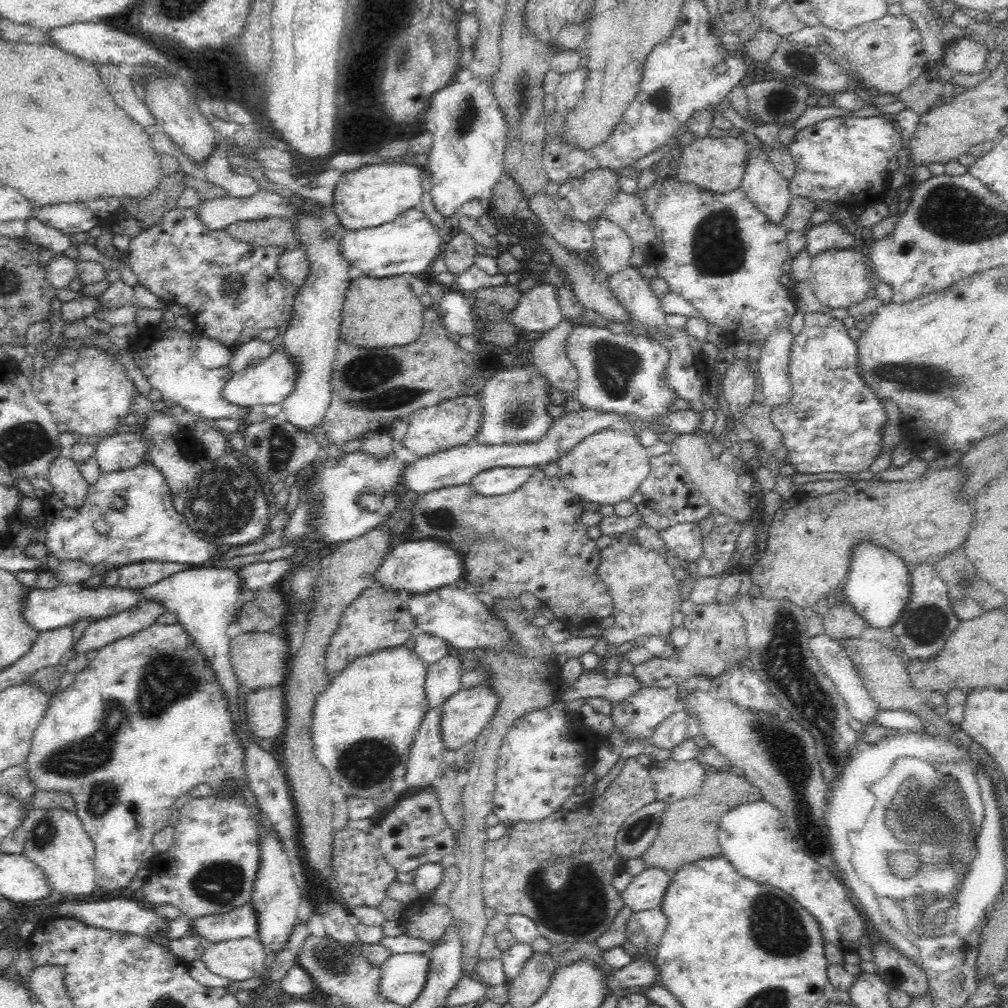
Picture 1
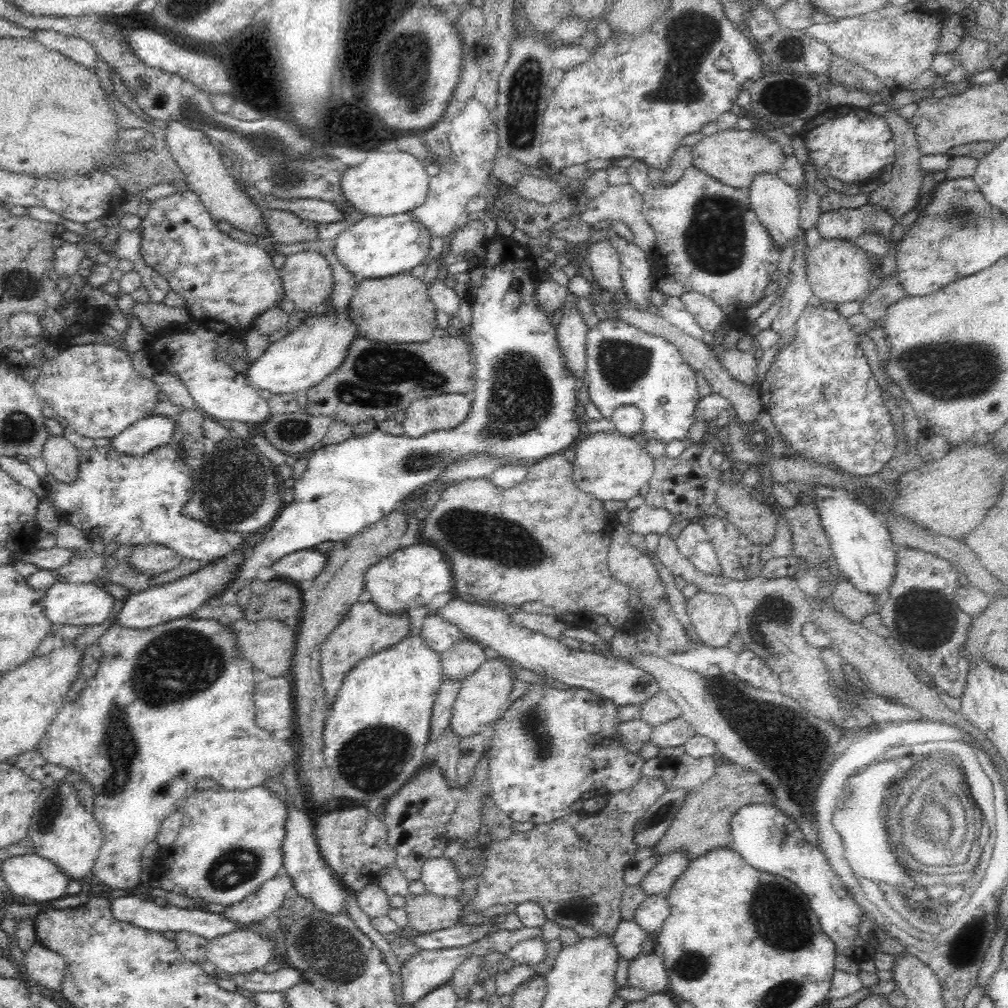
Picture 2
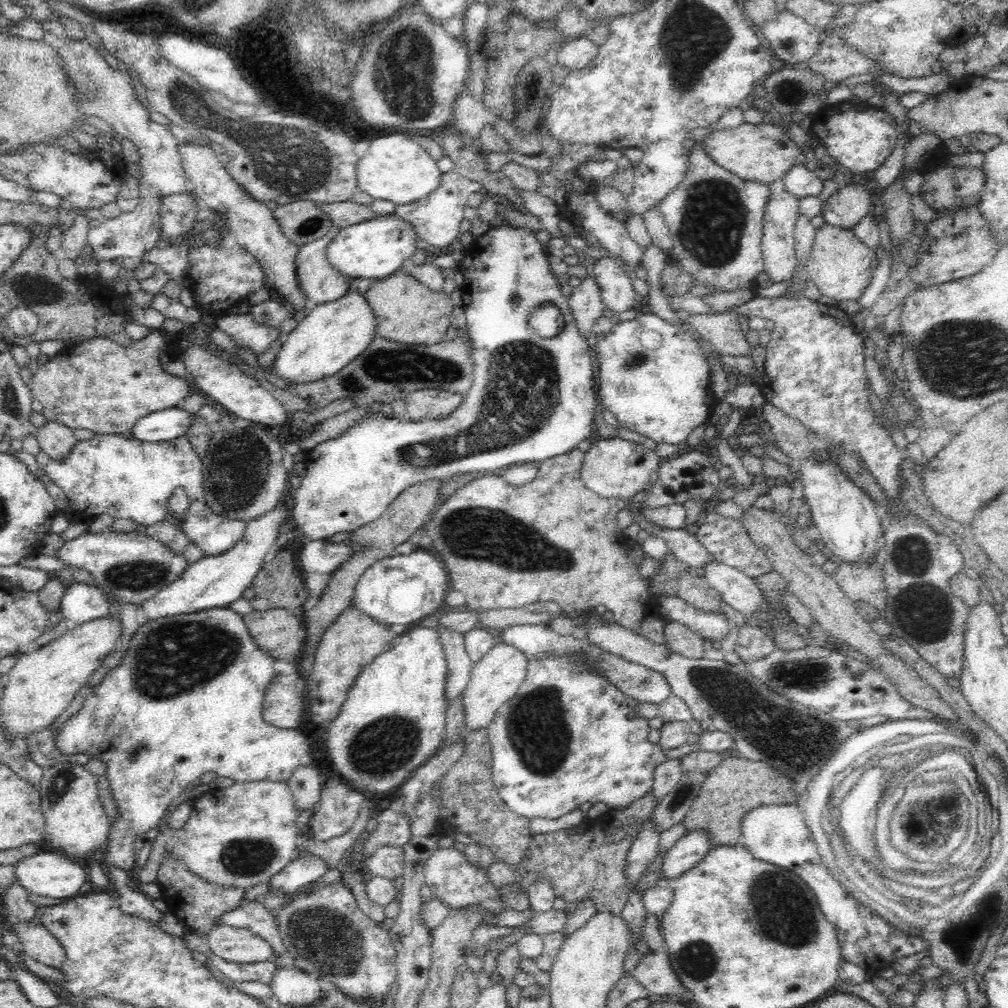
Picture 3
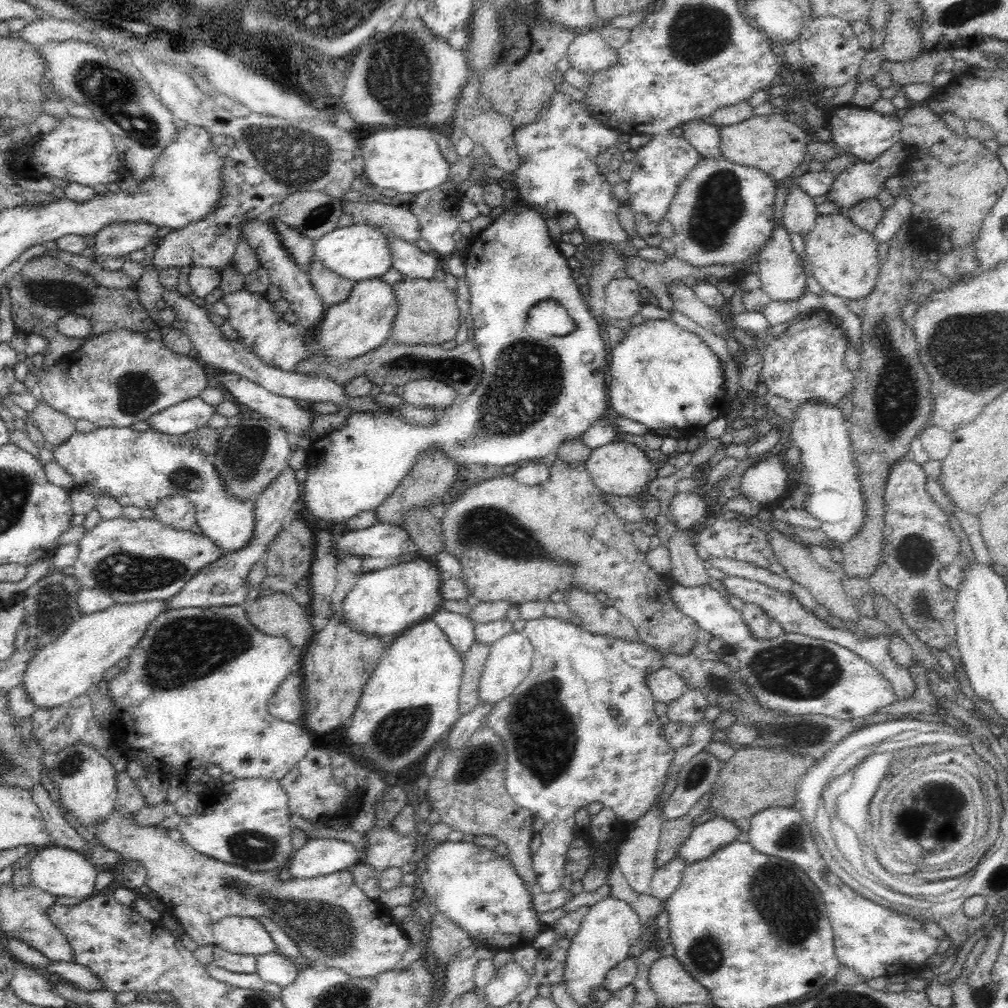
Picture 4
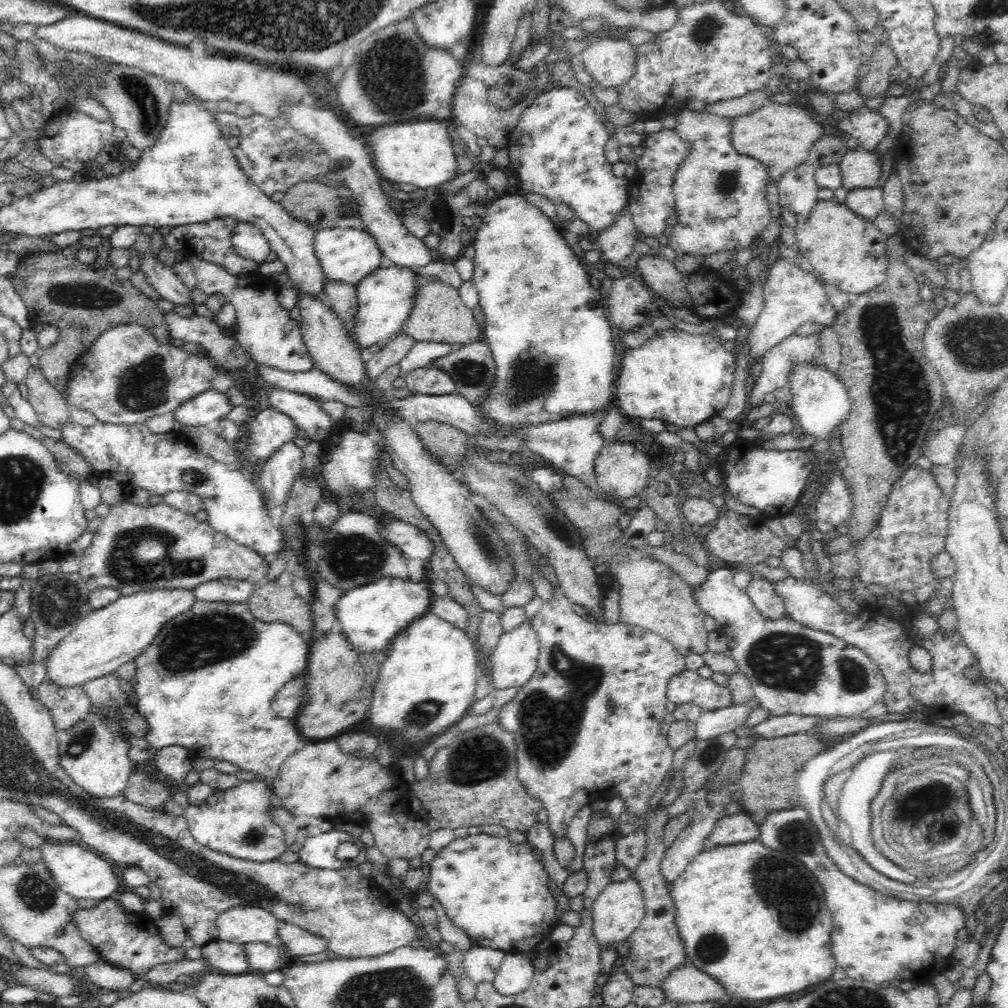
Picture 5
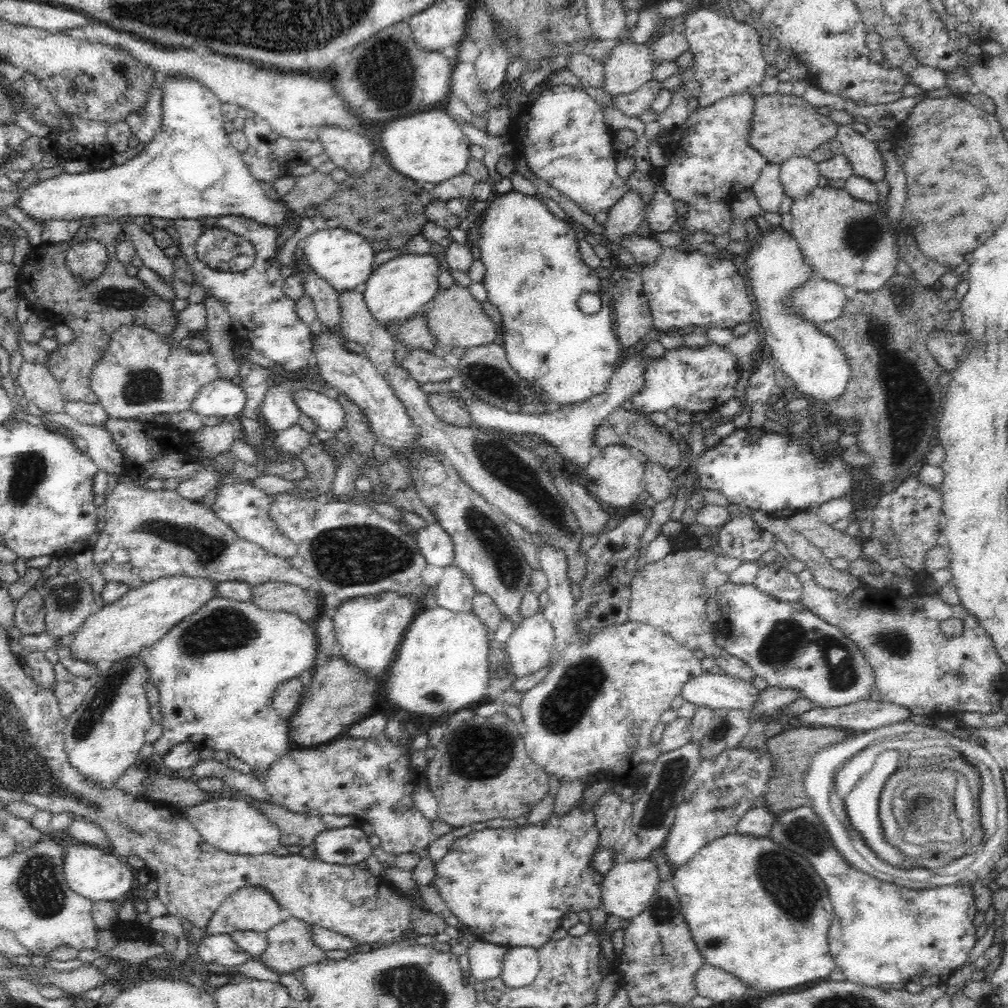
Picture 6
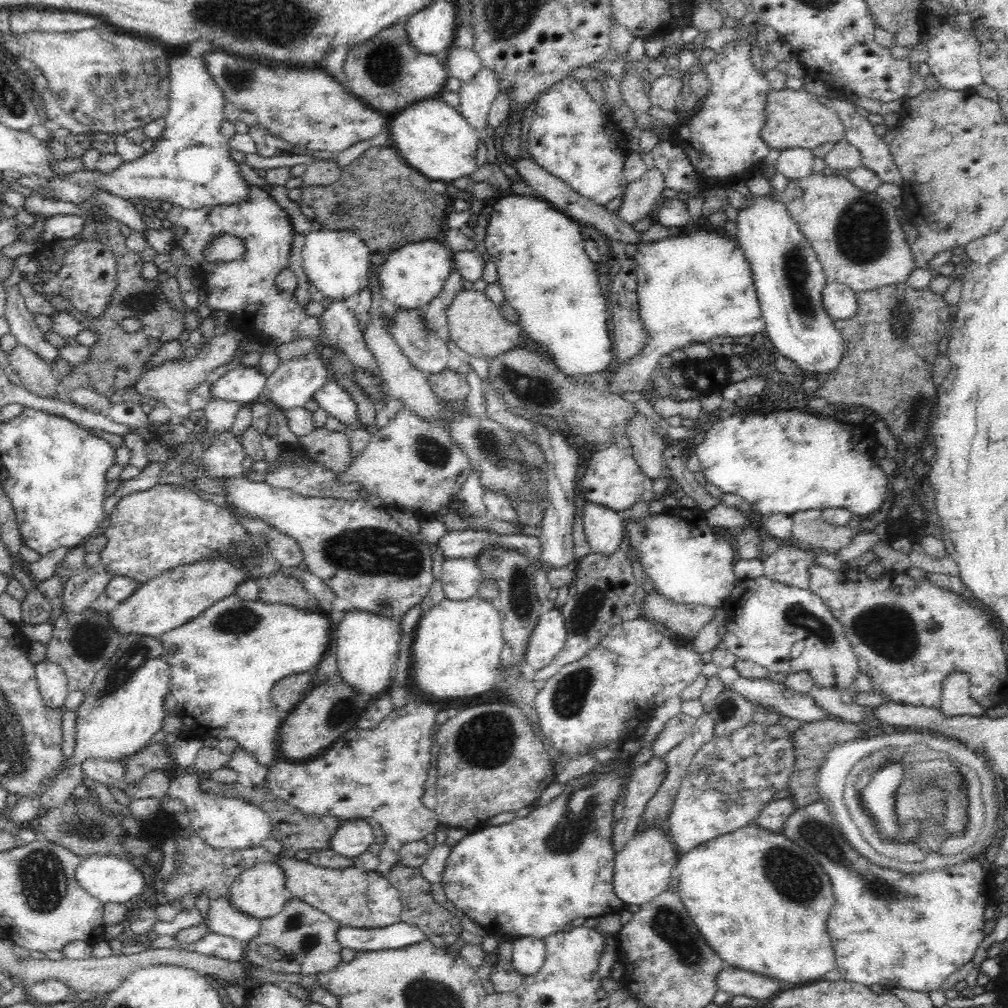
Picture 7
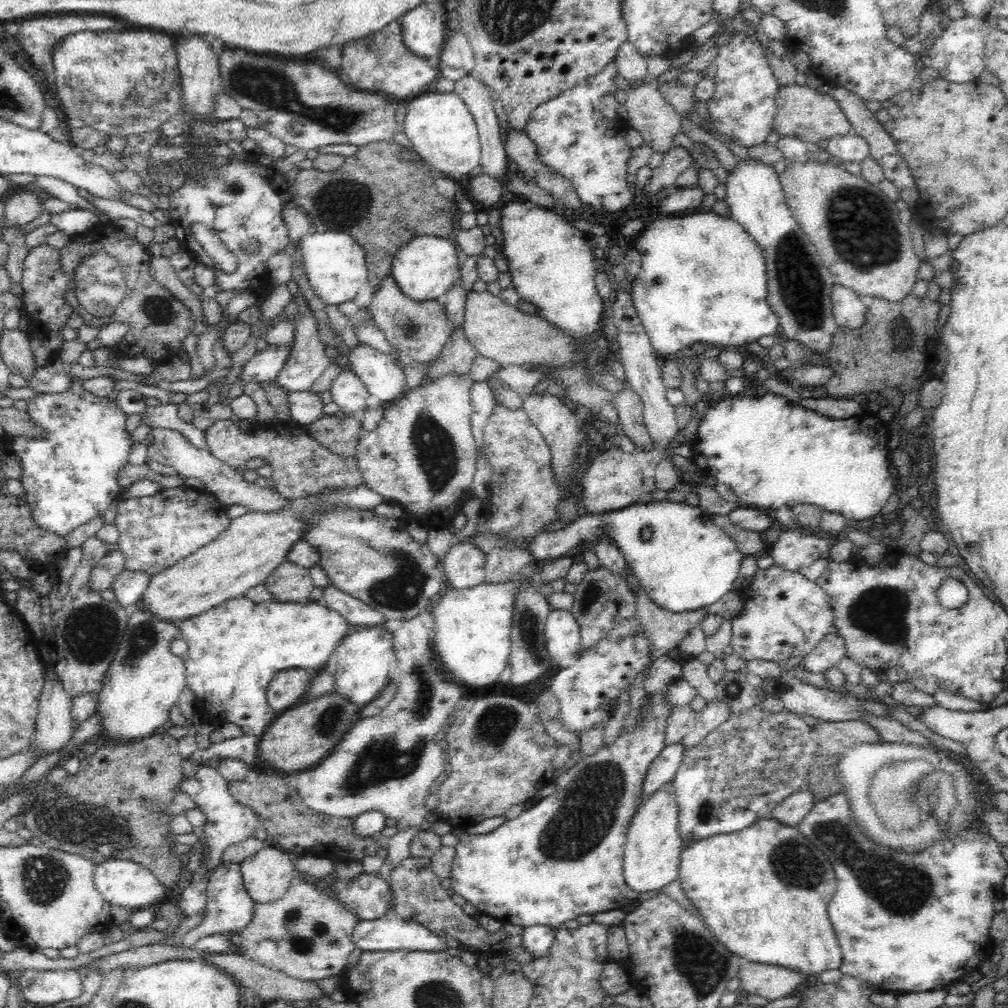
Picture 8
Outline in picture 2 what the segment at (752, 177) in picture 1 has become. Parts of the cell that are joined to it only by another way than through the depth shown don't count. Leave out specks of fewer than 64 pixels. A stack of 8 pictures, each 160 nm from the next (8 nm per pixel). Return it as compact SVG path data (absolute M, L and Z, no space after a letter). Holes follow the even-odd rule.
M777 173L757 174L749 186L750 210L762 225L770 233L770 240L776 243L776 247L785 248L788 242L794 240L799 228L799 213L801 210L800 199L798 199L797 188L784 182Z

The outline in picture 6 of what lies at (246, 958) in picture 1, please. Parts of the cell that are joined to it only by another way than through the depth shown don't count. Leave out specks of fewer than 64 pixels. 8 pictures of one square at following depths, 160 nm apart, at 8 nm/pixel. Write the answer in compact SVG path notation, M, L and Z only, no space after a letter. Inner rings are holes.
M244 886L240 890L234 891L215 910L208 926L204 928L207 935L232 934L234 930L253 930L254 932L264 932L270 927L286 922L287 912L274 900L274 897L265 891L265 888L257 886Z

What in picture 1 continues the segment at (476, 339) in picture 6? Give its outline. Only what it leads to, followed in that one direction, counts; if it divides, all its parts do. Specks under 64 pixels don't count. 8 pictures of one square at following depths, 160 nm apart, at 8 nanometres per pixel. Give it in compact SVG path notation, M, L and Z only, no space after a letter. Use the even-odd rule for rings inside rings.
M362 275L351 280L341 312L340 337L352 346L382 348L414 342L423 327L424 304L402 275L372 278Z

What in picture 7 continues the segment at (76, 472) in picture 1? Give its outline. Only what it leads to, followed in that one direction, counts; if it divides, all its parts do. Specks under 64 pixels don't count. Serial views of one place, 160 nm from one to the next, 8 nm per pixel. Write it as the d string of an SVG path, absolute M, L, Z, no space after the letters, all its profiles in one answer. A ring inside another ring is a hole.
M17 344L7 356L7 360L10 364L9 369L19 376L22 388L36 396L52 398L60 384L50 363L43 361L22 344Z

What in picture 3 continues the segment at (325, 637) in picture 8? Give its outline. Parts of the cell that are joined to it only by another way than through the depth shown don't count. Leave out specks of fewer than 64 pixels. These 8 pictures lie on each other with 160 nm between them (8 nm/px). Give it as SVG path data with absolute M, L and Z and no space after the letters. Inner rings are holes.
M229 607L158 618L158 620L150 620L146 624L139 626L129 640L126 654L124 654L120 664L108 670L102 683L91 690L82 708L74 716L71 716L63 727L59 728L55 738L56 748L64 754L84 752L84 754L88 754L89 758L99 758L106 763L105 777L108 779L109 789L112 791L113 799L116 801L119 815L115 818L115 822L111 823L109 836L103 847L104 857L101 858L100 862L104 868L112 866L114 869L125 870L132 876L134 874L134 866L136 866L136 853L134 853L134 842L136 839L158 826L161 818L166 816L170 802L179 796L179 793L186 790L188 784L199 783L200 776L205 772L216 772L217 776L230 778L236 783L286 782L298 767L306 766L309 761L312 761L312 758L310 758L310 746L308 746L306 736L302 734L300 728L280 729L263 719L262 706L266 692L271 686L270 682L278 676L278 673L274 670L275 661L275 658L272 658L269 652L257 647L245 627L244 617L236 614Z

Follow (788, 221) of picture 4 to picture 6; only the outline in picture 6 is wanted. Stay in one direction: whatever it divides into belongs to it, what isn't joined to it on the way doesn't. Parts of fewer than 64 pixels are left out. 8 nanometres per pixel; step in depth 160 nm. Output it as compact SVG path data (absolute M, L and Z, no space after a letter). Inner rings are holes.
M792 156L781 164L780 182L783 192L793 200L806 197L818 186L820 175L813 158Z

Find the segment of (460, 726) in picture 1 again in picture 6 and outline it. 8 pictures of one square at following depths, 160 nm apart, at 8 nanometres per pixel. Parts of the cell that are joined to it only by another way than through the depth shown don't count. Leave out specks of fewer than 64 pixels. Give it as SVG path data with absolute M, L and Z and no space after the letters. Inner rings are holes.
M542 611L531 615L512 631L505 647L514 677L523 678L538 672L550 662L554 650L554 629Z

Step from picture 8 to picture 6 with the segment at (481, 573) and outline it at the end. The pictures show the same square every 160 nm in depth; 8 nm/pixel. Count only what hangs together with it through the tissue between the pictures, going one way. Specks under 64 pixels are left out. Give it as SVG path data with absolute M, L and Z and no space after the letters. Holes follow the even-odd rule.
M456 566L444 567L444 574L435 592L438 607L456 613L473 611L473 599L477 592L468 576Z

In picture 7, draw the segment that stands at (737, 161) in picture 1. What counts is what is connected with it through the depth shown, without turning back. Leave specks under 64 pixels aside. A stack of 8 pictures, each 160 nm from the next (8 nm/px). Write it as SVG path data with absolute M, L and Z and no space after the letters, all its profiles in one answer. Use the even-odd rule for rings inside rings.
M788 88L771 91L766 100L766 124L760 132L760 138L774 150L786 148L807 148L812 150L820 144L836 144L843 141L846 128L840 121L839 114L831 106L820 104L818 100L803 89Z

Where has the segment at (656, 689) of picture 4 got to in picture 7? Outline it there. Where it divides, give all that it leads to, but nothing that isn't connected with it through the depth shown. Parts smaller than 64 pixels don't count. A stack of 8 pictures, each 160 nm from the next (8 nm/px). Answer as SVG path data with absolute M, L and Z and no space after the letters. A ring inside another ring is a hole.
M740 677L730 684L725 683L723 690L736 691L756 706L770 707L782 716L789 716L802 723L833 718L823 708L820 708L809 694L796 694L788 687L784 687L784 683Z

